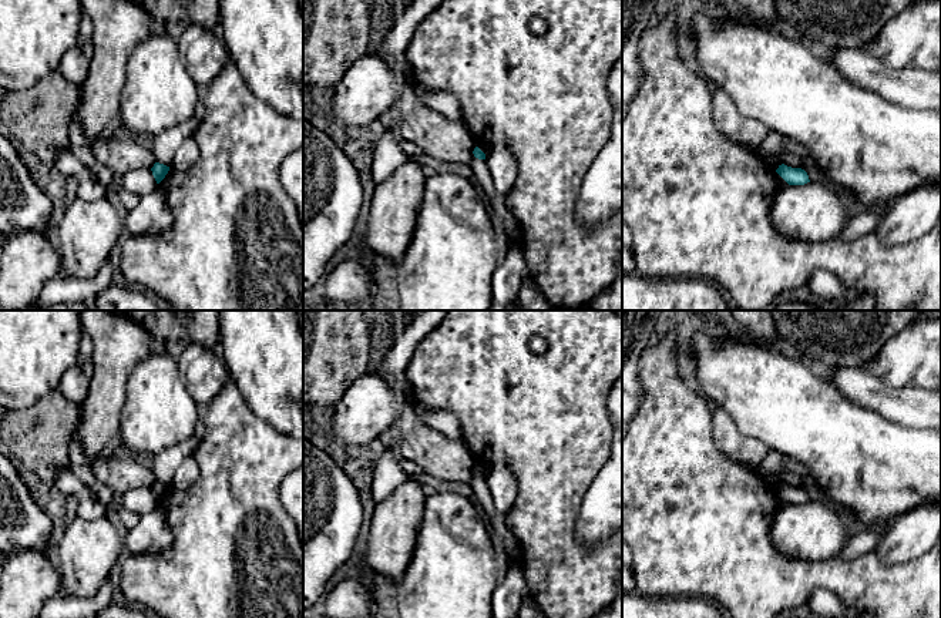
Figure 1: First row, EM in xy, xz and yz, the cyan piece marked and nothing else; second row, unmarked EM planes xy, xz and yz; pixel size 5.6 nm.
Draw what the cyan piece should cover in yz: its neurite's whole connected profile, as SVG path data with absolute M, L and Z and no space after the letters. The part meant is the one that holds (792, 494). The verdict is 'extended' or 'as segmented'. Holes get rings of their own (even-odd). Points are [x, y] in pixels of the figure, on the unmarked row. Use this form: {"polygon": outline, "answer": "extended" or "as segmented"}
{"polygon": "M784 483L779 484L776 491L789 503L789 504L804 504L810 501L809 494L801 487L792 487Z", "answer": "as segmented"}

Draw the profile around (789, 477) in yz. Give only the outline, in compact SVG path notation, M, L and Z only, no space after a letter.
M759 470L759 474L766 481L766 484L770 486L773 490L776 490L782 483L792 486L792 487L804 487L803 478L789 470L782 476L763 473L762 470Z

